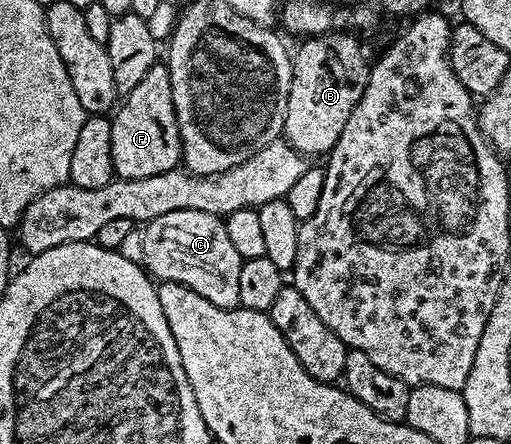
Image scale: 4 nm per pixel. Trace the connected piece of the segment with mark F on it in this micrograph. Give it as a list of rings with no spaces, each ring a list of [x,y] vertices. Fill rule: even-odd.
[[[167,64],[152,65],[150,71],[146,71],[146,75],[138,82],[138,87],[123,94],[110,120],[110,153],[119,180],[150,179],[150,175],[162,175],[181,164],[184,152]]]

